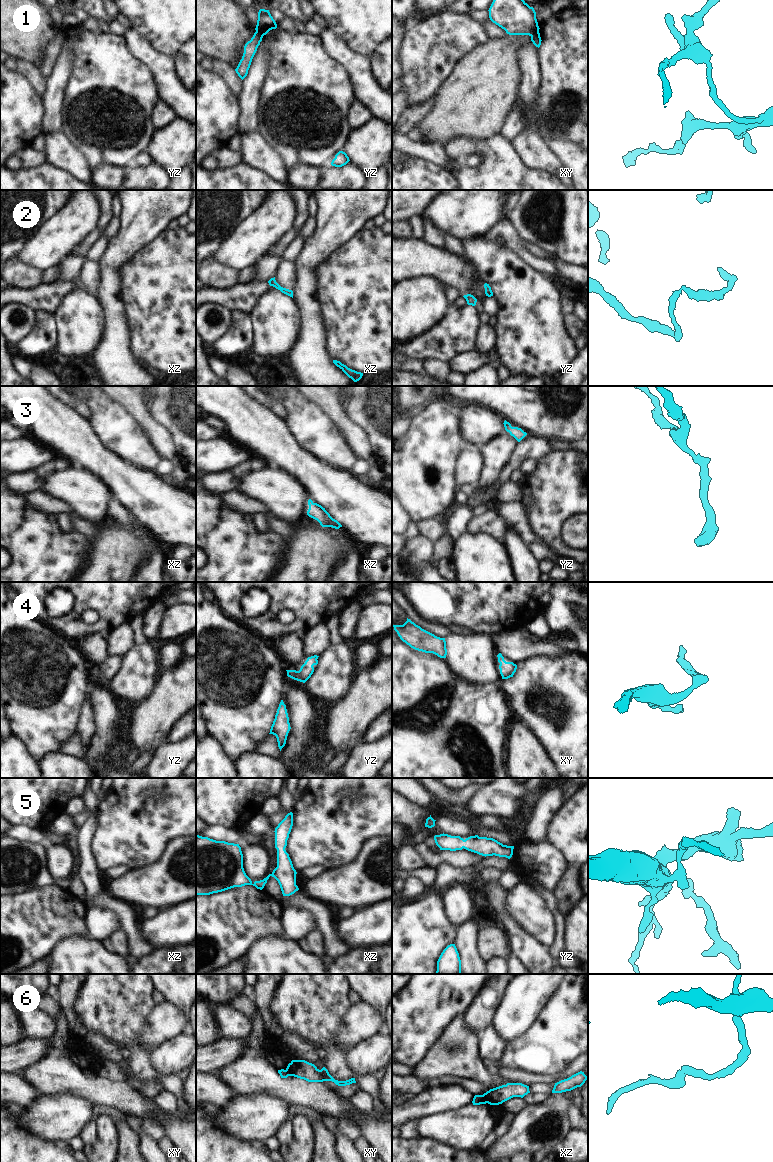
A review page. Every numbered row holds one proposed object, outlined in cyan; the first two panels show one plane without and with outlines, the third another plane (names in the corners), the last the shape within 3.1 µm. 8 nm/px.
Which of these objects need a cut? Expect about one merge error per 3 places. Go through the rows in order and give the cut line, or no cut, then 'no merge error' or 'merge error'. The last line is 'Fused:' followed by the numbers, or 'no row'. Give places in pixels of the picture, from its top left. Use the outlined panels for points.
1: cut xy (538, 31), (530, 35); merge error
2: cut none; no merge error
3: cut none; no merge error
4: cut none; no merge error
5: cut none; no merge error
6: cut xz (482, 1095), (487, 1102); merge error
Fused: 1, 6

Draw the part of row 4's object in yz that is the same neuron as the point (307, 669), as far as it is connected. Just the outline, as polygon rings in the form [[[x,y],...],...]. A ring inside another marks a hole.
[[[317,655],[308,657],[305,663],[301,666],[299,671],[296,670],[286,670],[287,671],[287,676],[305,683],[313,674],[314,672],[314,665],[318,664],[318,657]]]

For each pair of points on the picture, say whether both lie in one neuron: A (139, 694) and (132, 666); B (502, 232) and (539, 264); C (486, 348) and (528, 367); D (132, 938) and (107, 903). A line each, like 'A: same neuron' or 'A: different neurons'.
A: same neuron
B: same neuron
C: different neurons
D: same neuron

